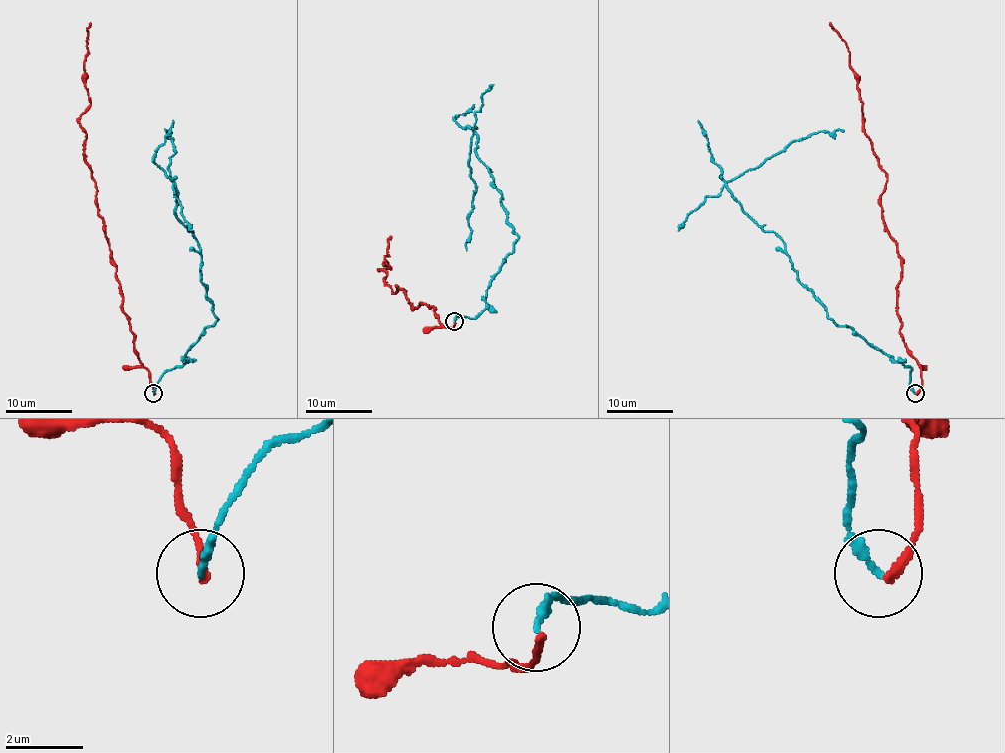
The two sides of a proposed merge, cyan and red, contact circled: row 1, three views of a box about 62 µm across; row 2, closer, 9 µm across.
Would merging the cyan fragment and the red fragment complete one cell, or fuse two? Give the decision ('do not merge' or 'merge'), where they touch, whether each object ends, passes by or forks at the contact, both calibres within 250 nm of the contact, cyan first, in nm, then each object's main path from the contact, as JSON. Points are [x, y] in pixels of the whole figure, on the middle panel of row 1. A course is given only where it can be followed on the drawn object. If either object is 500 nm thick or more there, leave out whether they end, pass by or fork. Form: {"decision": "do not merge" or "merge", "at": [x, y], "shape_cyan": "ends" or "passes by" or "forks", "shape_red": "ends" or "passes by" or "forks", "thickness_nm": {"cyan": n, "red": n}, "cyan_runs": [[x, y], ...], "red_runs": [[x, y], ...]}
{"decision": "do not merge", "at": [454, 321], "shape_cyan": "ends", "shape_red": "ends", "thickness_nm": {"cyan": 200, "red": 200}, "cyan_runs": [[454, 321], [486, 307], [489, 281], [518, 237], [474, 132], [466, 251]], "red_runs": [[454, 322], [386, 284], [391, 236]]}

